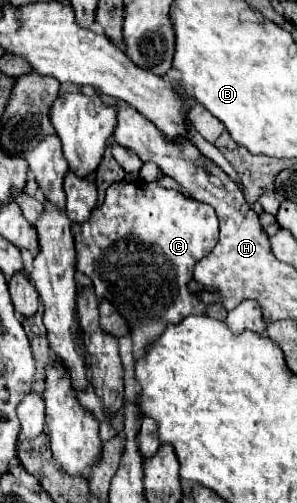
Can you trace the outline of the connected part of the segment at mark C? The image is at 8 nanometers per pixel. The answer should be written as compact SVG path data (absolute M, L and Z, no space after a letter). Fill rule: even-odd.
M118 181L106 189L106 199L92 211L86 223L72 223L76 243L76 269L82 271L94 283L94 293L100 299L110 301L126 319L132 335L134 361L142 359L148 347L164 333L166 325L178 323L192 313L204 313L206 303L198 295L190 293L188 283L192 279L194 265L206 257L218 241L218 219L210 205L196 199L186 199L174 189L164 189L158 183Z

